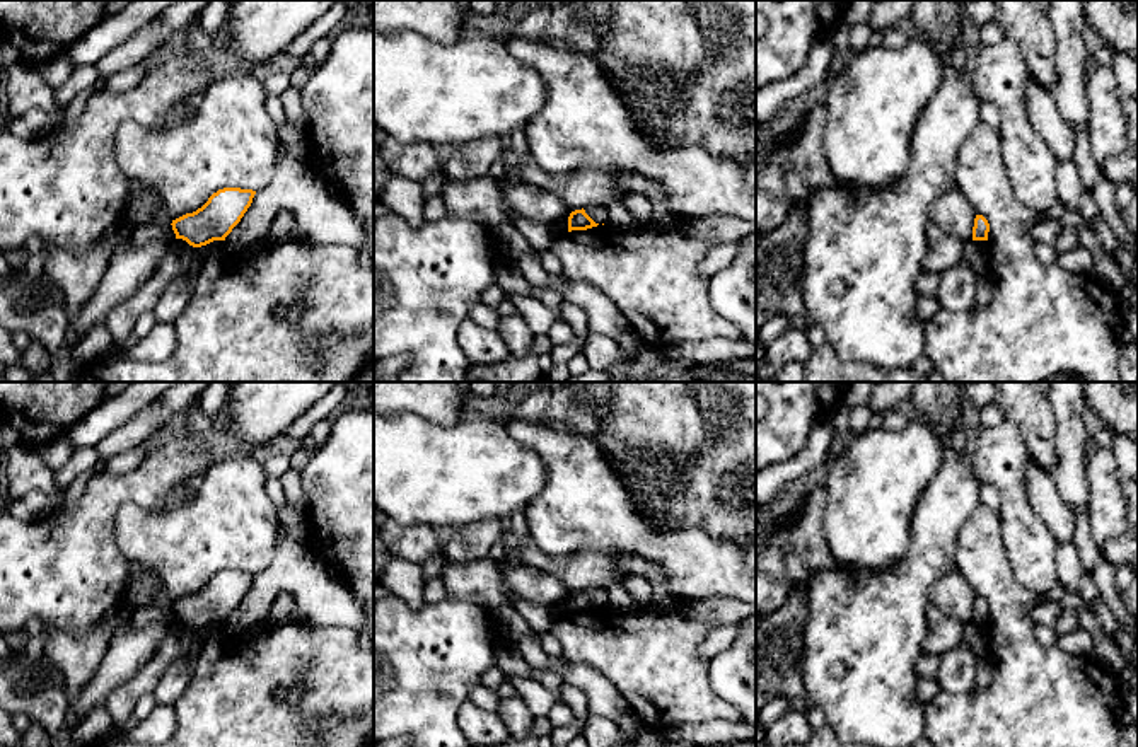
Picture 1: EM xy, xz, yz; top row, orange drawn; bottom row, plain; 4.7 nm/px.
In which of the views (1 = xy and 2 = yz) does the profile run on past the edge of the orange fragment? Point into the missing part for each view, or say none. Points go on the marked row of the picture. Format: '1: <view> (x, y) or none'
1: none
2: none

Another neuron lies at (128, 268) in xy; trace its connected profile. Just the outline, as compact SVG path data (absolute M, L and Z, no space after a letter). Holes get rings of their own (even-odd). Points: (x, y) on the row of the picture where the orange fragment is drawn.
M171 230L147 246L128 242L113 252L92 297L85 302L78 316L67 324L65 351L70 353L94 324L106 322L114 307L152 278L174 239L176 234Z

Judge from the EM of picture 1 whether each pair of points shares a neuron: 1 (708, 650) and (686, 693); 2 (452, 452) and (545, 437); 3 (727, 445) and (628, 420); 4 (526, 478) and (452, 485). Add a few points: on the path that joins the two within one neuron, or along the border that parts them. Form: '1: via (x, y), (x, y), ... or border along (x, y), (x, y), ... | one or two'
1: border along (714, 628), (698, 648), (698, 654), (708, 660) | two
2: border along (504, 425), (517, 442), (539, 457), (545, 469) | two
3: via (703, 422), (652, 420) | one
4: via (507, 485), (471, 485) | one

